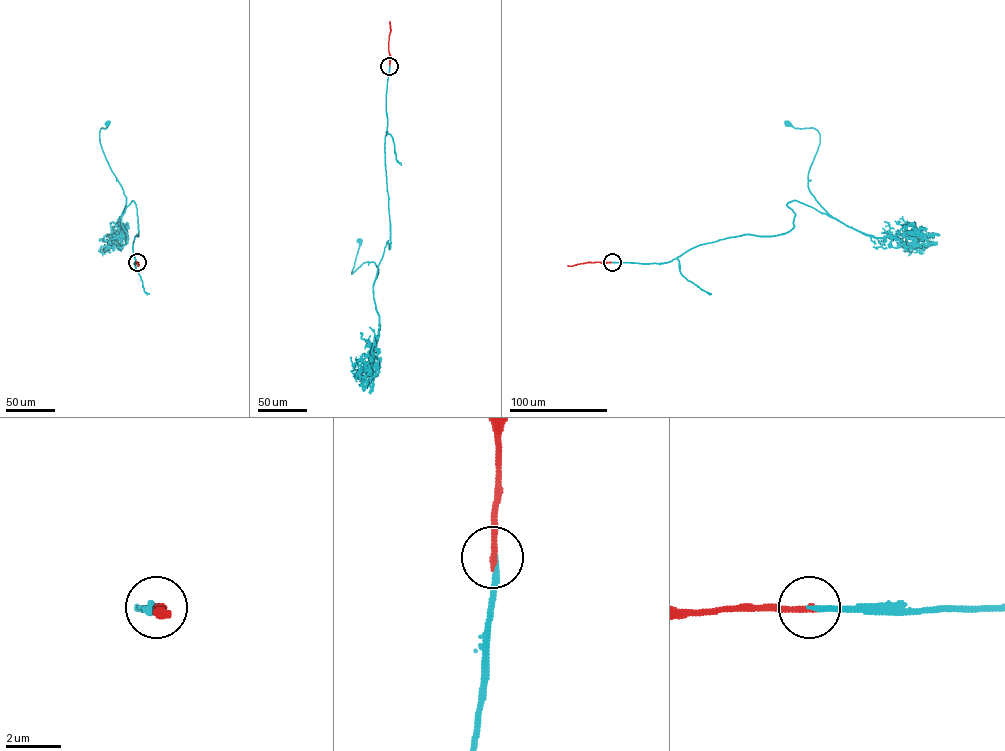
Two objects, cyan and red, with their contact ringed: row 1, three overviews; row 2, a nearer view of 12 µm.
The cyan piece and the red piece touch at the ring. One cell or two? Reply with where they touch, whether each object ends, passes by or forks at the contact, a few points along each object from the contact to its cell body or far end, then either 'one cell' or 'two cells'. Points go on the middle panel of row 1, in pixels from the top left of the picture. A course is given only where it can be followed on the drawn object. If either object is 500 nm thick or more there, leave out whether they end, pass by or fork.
at (389, 66); cyan ends there; red ends there; cyan runs (389, 65), (390, 248), (388, 241), (373, 286), (374, 262), (351, 274), (358, 241); red runs (389, 65), (390, 21); one cell

